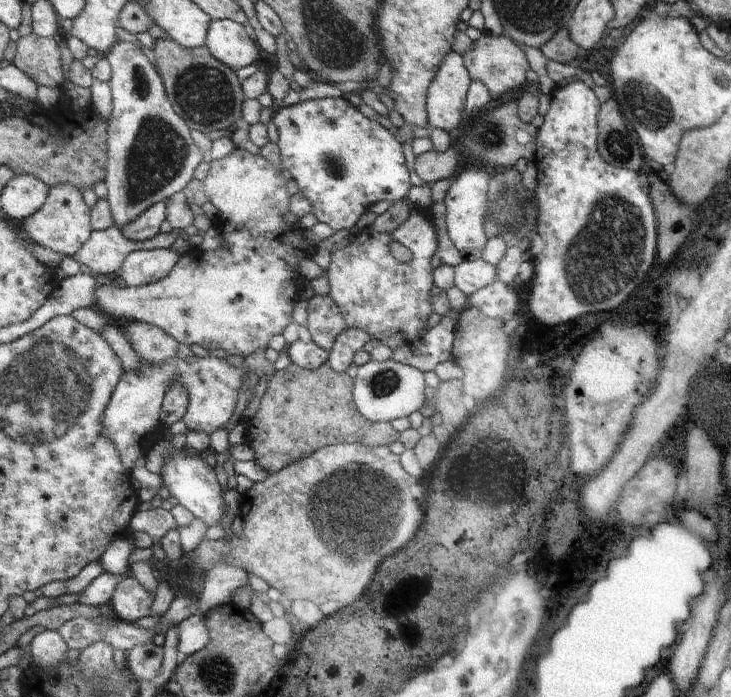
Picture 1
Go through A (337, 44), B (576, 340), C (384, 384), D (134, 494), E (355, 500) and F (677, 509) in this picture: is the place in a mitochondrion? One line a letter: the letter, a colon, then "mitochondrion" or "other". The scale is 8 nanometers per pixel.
A: mitochondrion
B: other
C: mitochondrion
D: other
E: mitochondrion
F: other

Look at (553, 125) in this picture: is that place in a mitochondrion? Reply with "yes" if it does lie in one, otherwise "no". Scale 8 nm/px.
no

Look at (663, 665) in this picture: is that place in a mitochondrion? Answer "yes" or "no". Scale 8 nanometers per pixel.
no

